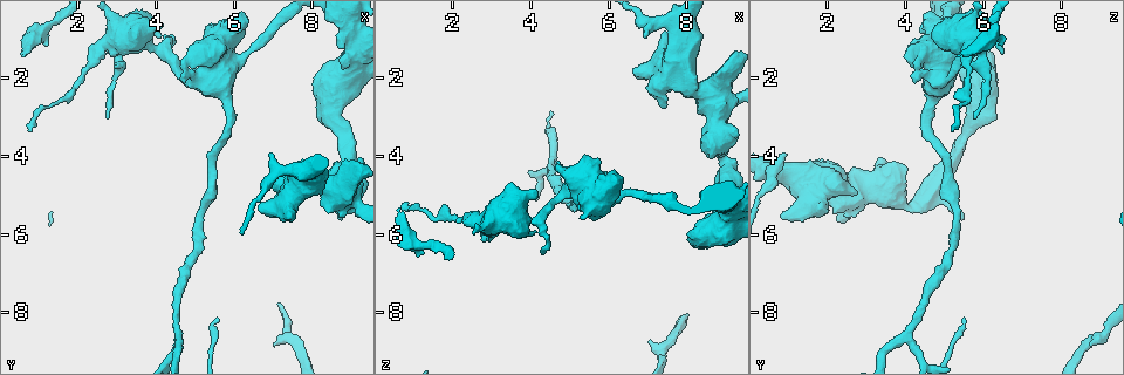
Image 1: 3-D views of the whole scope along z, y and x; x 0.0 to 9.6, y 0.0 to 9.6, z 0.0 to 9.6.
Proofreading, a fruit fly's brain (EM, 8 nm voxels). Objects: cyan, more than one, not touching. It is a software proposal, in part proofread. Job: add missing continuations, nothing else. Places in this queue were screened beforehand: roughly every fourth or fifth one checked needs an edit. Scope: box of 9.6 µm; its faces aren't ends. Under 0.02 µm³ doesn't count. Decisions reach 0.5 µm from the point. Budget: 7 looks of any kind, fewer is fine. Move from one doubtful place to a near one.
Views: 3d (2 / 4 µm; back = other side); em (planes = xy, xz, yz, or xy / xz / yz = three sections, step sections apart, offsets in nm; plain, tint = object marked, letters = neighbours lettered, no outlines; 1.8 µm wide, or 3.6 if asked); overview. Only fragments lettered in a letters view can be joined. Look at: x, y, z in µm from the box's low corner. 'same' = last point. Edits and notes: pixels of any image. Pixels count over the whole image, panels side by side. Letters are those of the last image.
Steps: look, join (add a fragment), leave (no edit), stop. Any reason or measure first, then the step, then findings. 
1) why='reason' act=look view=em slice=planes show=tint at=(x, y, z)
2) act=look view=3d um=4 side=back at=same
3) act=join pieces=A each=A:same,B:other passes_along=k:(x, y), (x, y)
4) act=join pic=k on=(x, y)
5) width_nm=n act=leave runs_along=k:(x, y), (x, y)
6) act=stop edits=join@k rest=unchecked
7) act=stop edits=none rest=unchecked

why='an open end' act=look view=em slice=xy step=16 show=tint at=(0.65, 1.50, 5.35)

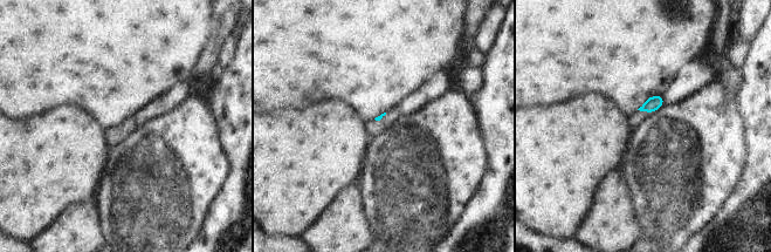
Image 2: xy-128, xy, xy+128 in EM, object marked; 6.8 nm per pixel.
act=look view=em slice=planes show=letters at=same

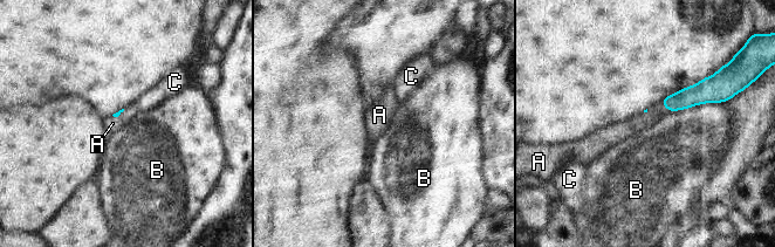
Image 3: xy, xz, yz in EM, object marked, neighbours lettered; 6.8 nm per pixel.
act=join pieces=A each=A:same,B:other,C:other passes_along=3:(698, 94), (665, 105), (635, 123) found='it goes on there'

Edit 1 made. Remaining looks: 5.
act=look view=overview

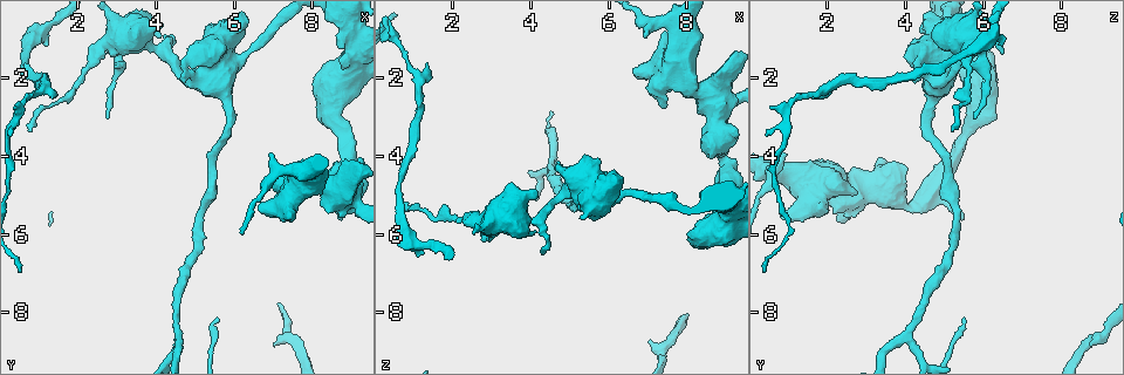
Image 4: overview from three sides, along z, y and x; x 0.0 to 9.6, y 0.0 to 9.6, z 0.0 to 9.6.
why='stops while still wide' act=look view=3d um=4 at=(3.45, 1.00, 4.65)

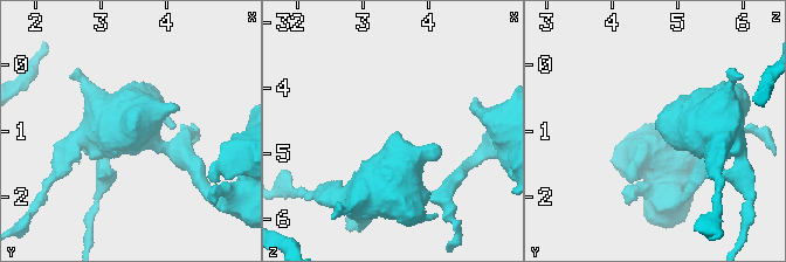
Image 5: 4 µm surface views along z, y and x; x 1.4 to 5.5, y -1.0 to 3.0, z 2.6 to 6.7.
act=look view=em um=3.6 slice=planes show=letters at=(3.50, 1.00, 4.70)

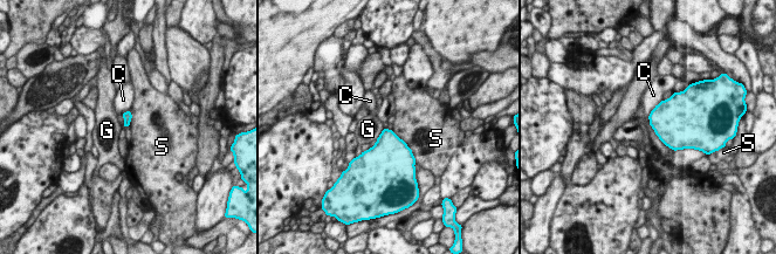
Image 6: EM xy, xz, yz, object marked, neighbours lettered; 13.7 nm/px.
longest_contact=S:550nm act=leave each=C:other,G:other,S:other found='none of them fits'

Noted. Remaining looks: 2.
why='branch stops here' act=look view=em slice=xy step=16 show=letters at=(7.35, 4.95, 2.80)

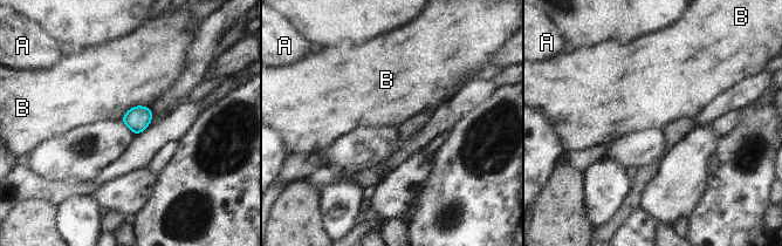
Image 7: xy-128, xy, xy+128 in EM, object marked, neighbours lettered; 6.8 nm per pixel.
why='cut it another way' act=look view=em slice=planes show=letters at=same

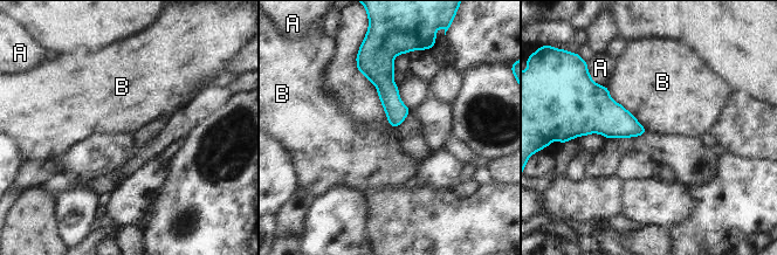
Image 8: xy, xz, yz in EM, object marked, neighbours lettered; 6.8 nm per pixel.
act=leave each=A:other,B:other border=8:(606, 87), (610, 96), (646, 131) found='none of them fits'

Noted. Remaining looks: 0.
act=stop edits=join@3 rest=unchecked

